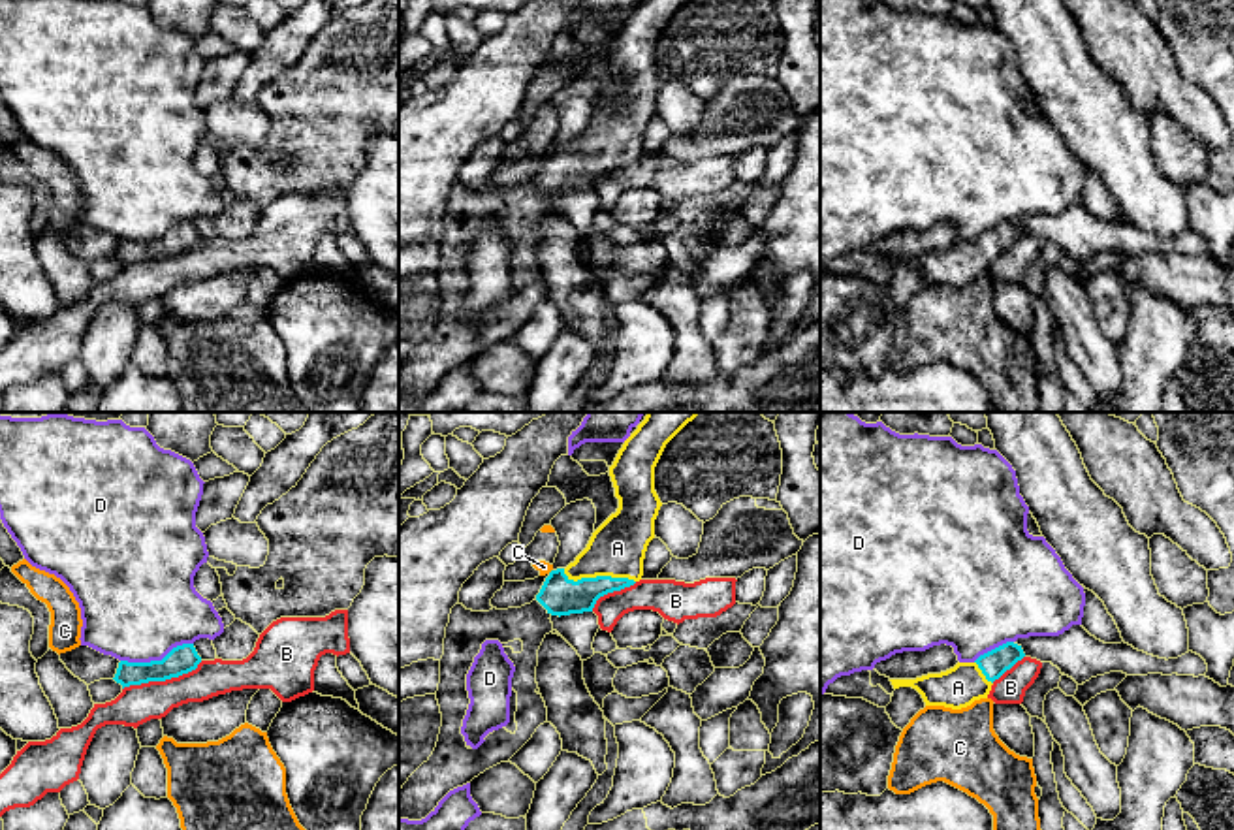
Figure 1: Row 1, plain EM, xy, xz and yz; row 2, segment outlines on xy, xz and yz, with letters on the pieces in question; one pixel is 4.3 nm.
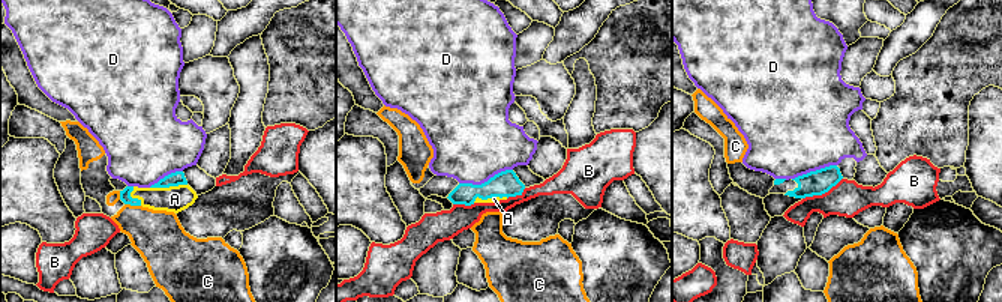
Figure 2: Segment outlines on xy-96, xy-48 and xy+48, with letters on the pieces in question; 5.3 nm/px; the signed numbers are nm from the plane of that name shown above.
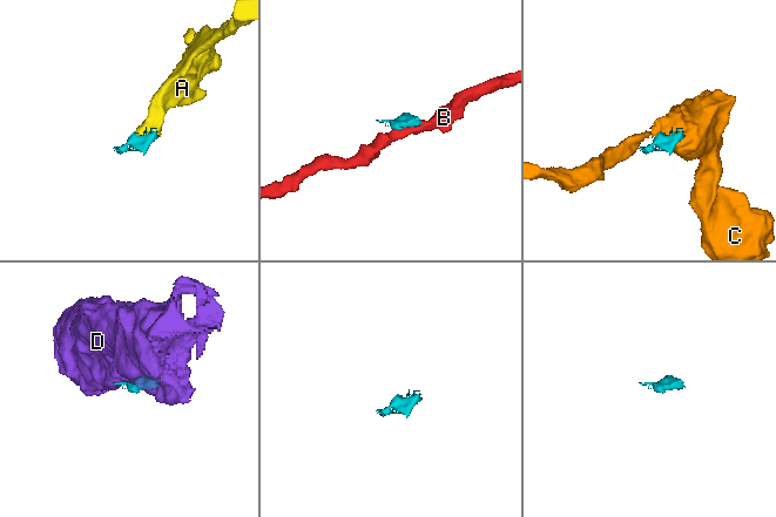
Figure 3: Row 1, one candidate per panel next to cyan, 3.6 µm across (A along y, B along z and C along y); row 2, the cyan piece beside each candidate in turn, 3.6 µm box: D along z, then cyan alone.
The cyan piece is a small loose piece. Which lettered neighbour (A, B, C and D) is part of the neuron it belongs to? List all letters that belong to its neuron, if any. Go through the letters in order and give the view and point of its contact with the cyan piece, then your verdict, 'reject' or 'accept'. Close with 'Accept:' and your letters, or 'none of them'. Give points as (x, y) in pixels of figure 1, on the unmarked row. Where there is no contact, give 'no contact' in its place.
A: xz (599, 155) | accept
B: xy (162, 258) | reject
C: no contact | reject
D: xy (157, 239) | reject
Accept: A

